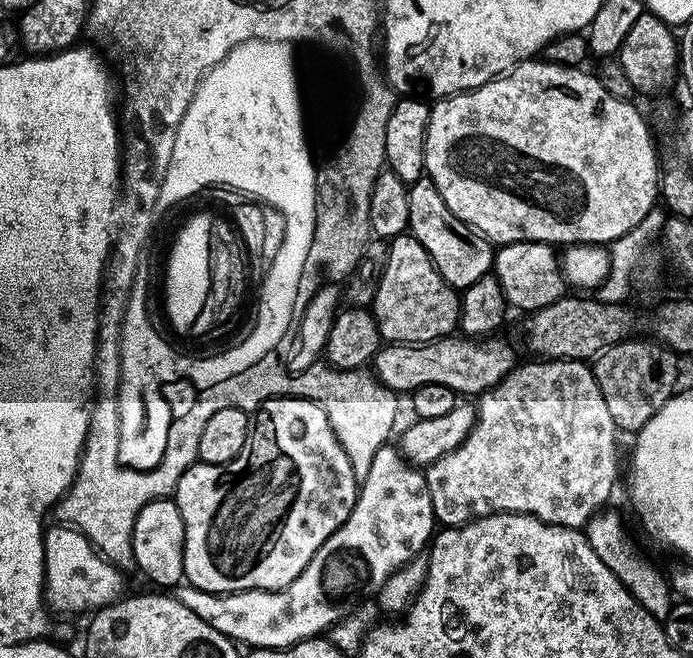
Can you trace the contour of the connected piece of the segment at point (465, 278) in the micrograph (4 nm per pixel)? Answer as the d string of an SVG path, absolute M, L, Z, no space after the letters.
M427 178L416 180L408 190L410 198L410 218L408 232L426 250L432 265L451 288L463 290L470 287L478 278L489 275L494 268L494 245L492 241L480 235L476 229L462 222L442 202L434 182Z

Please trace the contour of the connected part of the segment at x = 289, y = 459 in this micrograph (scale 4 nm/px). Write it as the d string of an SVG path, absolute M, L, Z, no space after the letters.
M278 396L267 400L254 412L251 421L246 446L242 446L242 454L234 458L228 464L202 464L195 463L186 469L182 478L176 483L174 499L178 510L182 514L184 523L184 574L187 583L193 588L200 588L203 592L227 594L230 592L245 592L261 588L275 592L278 588L286 588L298 574L314 558L318 546L338 530L350 518L350 510L354 510L354 502L358 491L358 481L354 470L350 466L350 458L346 458L346 450L342 450L342 442L334 434L322 406L318 406L312 400L300 399L297 396Z

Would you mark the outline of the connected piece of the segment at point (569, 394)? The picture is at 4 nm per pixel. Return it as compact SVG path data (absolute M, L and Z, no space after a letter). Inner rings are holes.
M537 359L536 364L524 364L513 367L510 376L496 385L496 428L481 423L473 428L465 440L450 454L438 458L433 464L427 465L426 475L430 486L430 502L434 506L434 514L441 525L456 528L460 524L469 524L483 516L489 516L495 512L521 512L527 516L537 516L547 524L561 524L567 528L583 529L590 517L603 509L604 504L612 496L612 487L616 484L616 436L618 429L614 418L610 418L610 409L606 406L606 398L602 398L602 390L596 381L596 373L585 361L582 360L545 360ZM528 380L528 388L523 388L518 381Z

